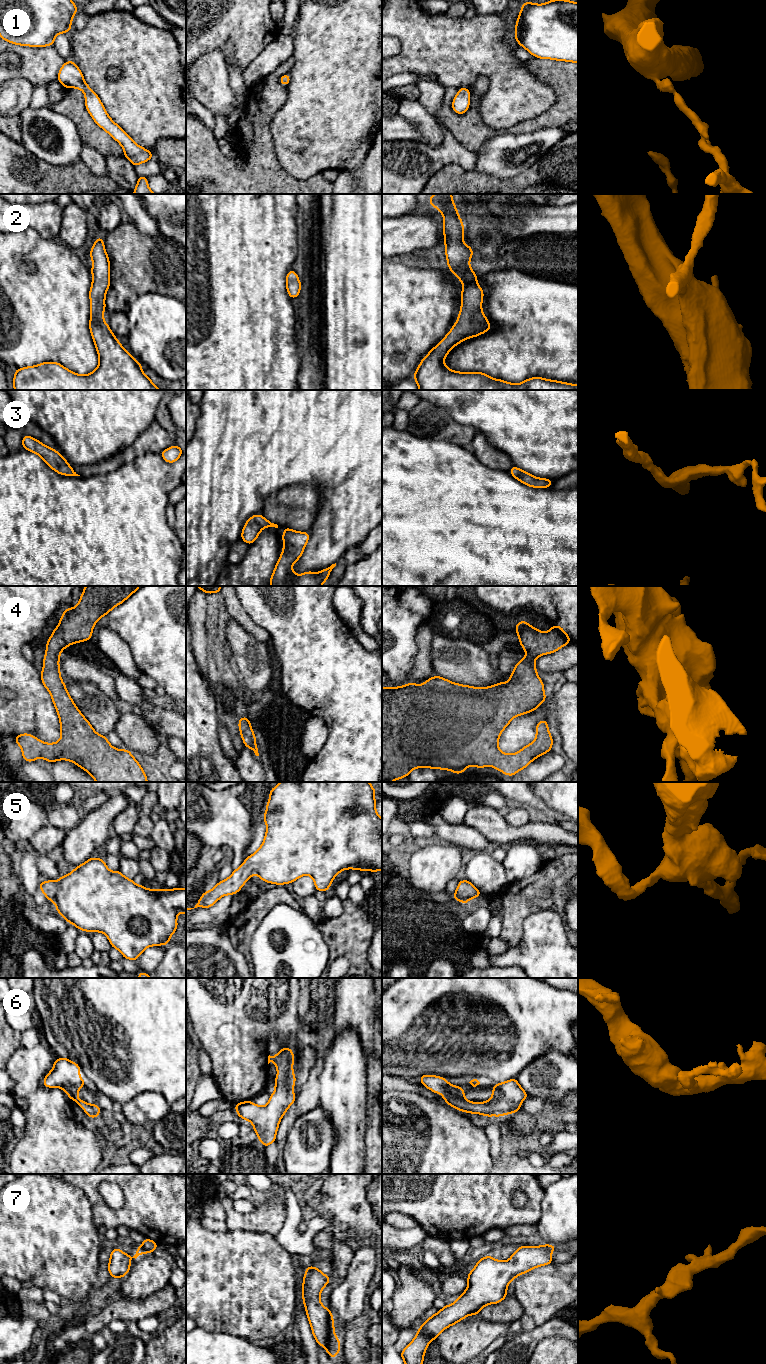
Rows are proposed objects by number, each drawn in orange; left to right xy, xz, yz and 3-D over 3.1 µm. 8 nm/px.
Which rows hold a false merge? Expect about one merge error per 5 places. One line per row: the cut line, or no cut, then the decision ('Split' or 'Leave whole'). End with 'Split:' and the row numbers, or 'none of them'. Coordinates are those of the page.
1: No split. Leave whole
2: No split. Leave whole
3: No split. Leave whole
4: No split. Leave whole
5: No split. Leave whole
6: No split. Leave whole
7: No split. Leave whole
Split: none of them

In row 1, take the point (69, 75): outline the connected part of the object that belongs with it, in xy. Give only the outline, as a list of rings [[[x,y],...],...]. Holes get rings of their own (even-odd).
[[[66,61],[58,72],[58,82],[66,89],[78,88],[85,94],[85,106],[95,123],[114,138],[124,150],[124,156],[137,168],[154,157],[153,153],[136,144],[106,112],[98,95],[87,85],[74,61]]]

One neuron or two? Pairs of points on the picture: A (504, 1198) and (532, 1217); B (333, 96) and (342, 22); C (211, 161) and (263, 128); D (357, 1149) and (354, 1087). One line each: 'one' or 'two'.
A: one
B: one
C: one
D: one

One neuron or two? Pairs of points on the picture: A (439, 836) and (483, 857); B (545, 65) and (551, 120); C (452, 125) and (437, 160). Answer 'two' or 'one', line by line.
A: one
B: one
C: two

